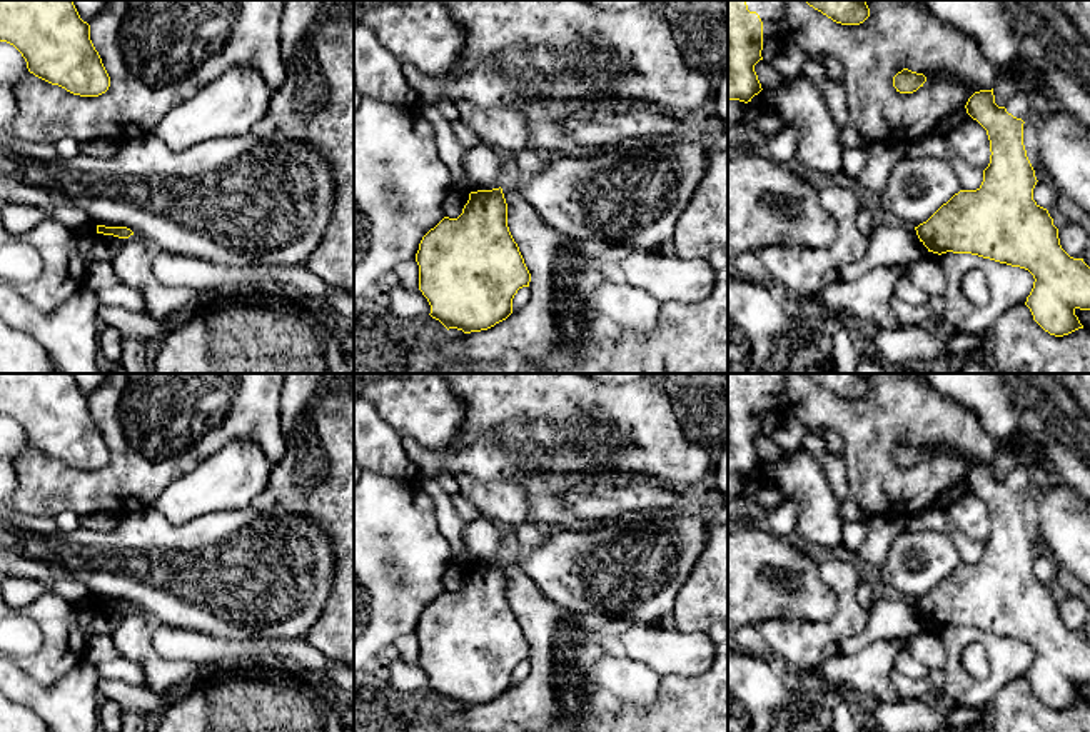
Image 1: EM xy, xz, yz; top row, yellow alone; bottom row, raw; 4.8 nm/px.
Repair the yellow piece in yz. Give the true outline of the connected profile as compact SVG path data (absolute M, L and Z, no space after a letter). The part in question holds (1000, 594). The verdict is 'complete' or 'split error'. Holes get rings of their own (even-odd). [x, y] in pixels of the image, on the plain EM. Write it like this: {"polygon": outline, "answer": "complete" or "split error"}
{"polygon": "M993 462L975 465L965 482L987 504L990 537L976 564L960 564L926 595L915 600L920 615L938 629L971 627L1028 644L1035 655L1025 679L1033 694L1055 710L1083 702L1075 684L1090 684L1090 640L1062 622L1053 592L1033 574L1038 554L1023 519L1025 495L995 477Z", "answer": "complete"}

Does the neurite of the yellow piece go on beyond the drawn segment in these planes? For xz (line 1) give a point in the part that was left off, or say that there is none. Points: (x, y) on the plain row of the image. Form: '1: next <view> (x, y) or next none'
1: next none

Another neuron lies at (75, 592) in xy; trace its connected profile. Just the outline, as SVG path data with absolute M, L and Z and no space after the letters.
M60 579L50 589L72 605L83 605L90 597L90 590L82 582L72 579Z

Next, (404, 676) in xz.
M401 657L389 665L387 680L401 692L427 690L431 679L419 662L406 662Z

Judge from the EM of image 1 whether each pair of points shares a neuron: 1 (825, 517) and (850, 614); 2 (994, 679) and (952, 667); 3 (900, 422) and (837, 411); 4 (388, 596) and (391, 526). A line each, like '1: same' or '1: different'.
1: different
2: same
3: same
4: same

